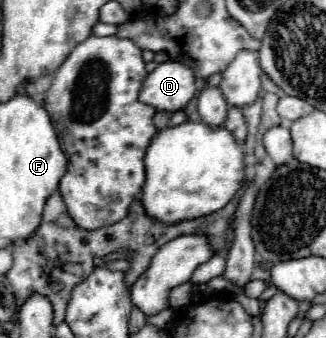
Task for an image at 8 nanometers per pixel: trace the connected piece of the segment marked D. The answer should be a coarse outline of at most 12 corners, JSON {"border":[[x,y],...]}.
{"border":[[168,60],[148,74],[140,100],[182,110],[196,94],[194,70]]}

